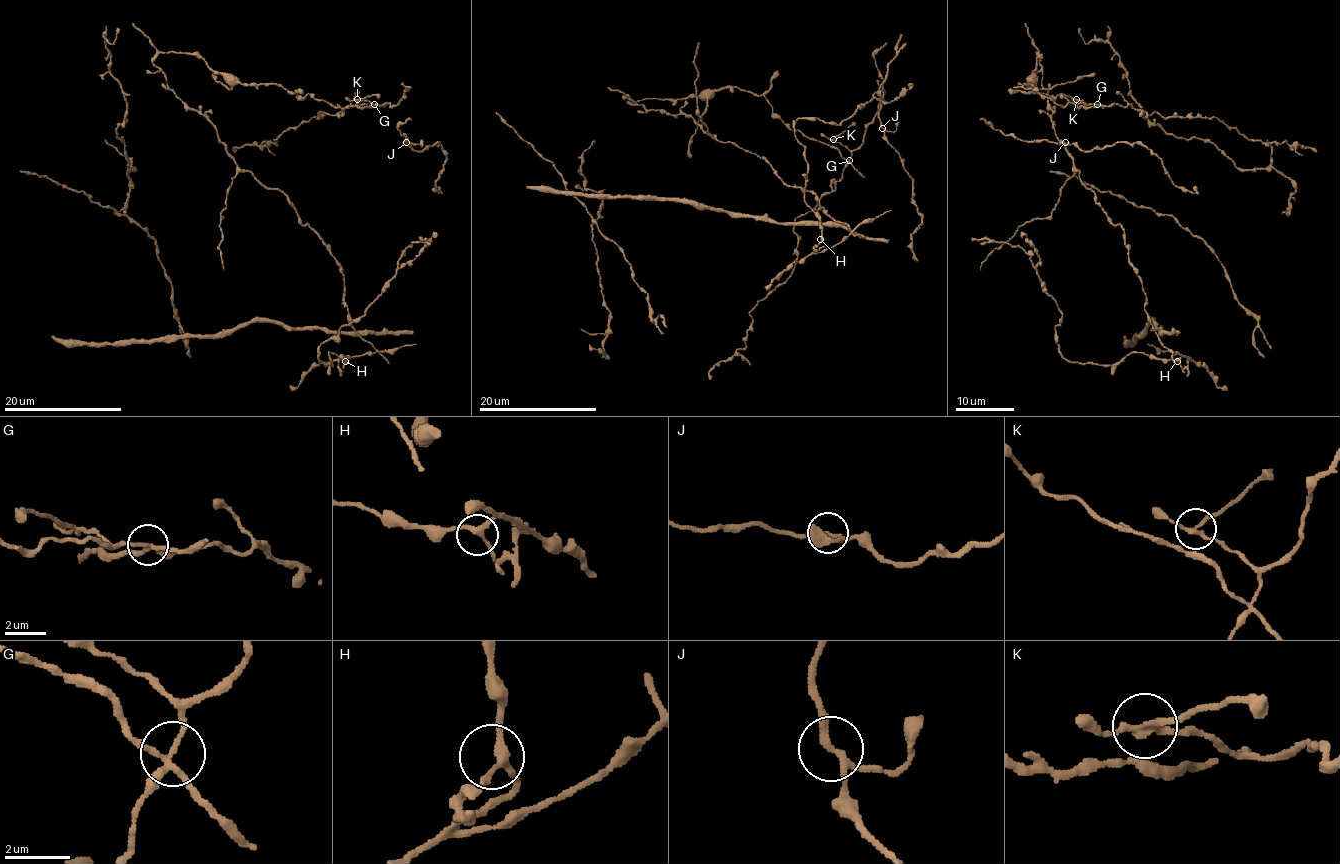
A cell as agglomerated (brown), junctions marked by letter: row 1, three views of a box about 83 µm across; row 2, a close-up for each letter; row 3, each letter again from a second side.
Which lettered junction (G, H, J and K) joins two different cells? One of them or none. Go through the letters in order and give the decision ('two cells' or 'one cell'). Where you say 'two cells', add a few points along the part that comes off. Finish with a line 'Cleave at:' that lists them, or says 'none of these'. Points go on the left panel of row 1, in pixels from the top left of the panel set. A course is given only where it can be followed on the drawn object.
G: one cell
H: one cell
J: one cell
K: two cells; foreign part runs (358, 100), (380, 94)
Cleave at: K

